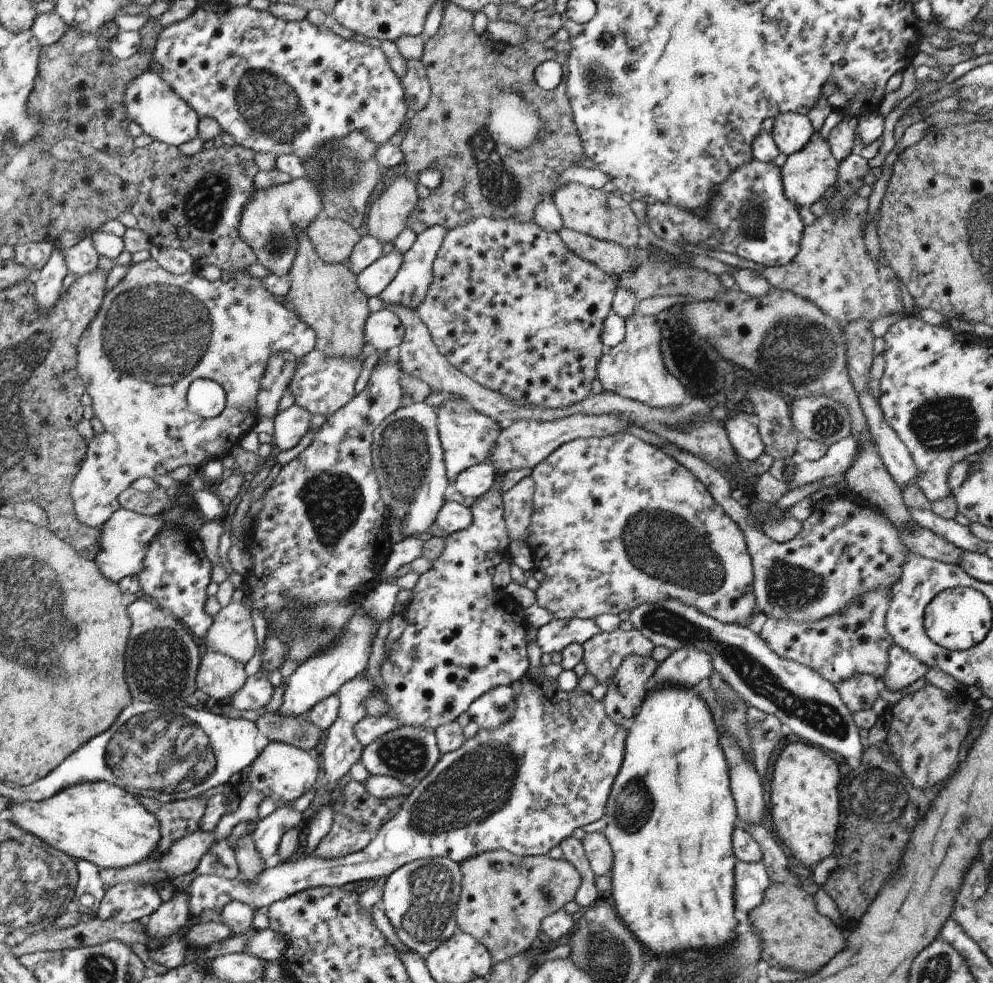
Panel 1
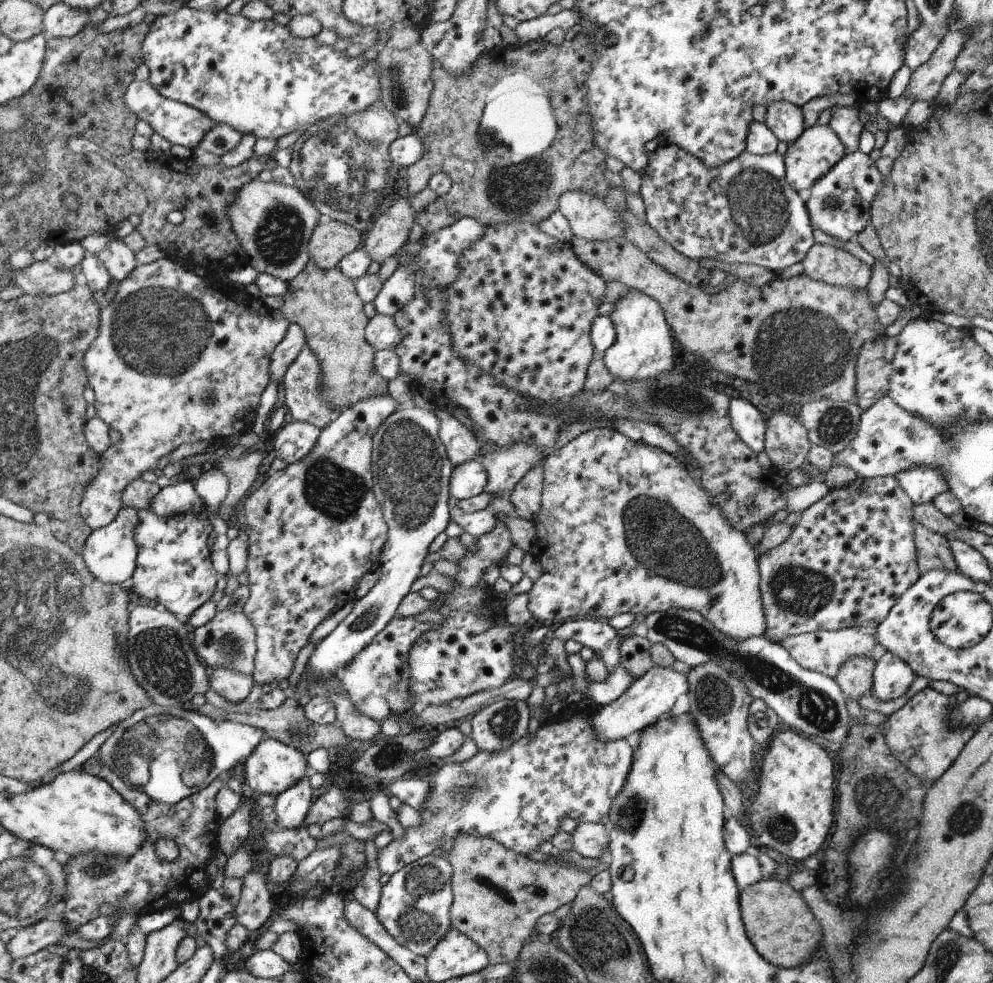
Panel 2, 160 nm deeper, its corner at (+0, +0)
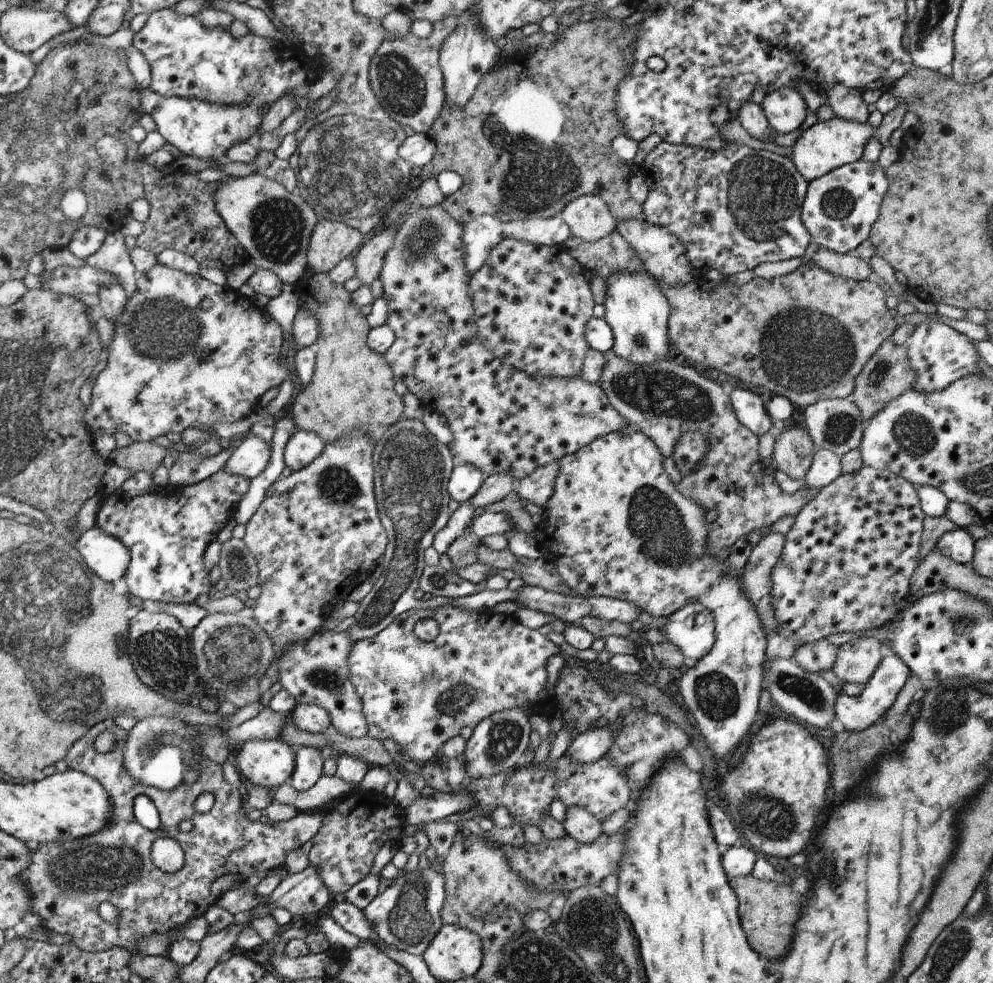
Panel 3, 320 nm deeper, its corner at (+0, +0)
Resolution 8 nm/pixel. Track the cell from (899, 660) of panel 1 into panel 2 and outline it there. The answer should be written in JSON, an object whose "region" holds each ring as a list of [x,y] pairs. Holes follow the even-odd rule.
{"region":[[[886,652],[875,664],[873,690],[870,695],[878,700],[894,700],[908,692],[917,676],[899,656]]]}

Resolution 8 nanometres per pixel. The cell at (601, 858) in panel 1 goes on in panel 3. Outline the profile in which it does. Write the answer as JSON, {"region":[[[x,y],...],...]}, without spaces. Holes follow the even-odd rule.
{"region":[[[580,805],[569,806],[566,809],[566,819],[562,824],[566,834],[581,843],[591,843],[603,832],[601,822]]]}

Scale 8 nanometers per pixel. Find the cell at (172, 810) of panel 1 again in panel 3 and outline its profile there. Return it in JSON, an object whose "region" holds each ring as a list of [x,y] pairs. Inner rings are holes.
{"region":[[[109,718],[88,729],[88,732],[71,746],[65,758],[71,769],[84,771],[84,774],[98,779],[106,788],[110,796],[110,804],[112,804],[111,821],[108,821],[98,833],[75,838],[74,841],[40,843],[32,851],[31,864],[19,874],[20,878],[27,882],[28,890],[31,890],[33,894],[30,911],[40,916],[47,930],[70,936],[69,942],[83,951],[97,953],[120,947],[136,953],[134,948],[144,937],[154,934],[168,935],[173,931],[180,931],[181,927],[192,919],[203,916],[226,891],[237,889],[247,881],[254,881],[254,874],[283,871],[287,854],[300,849],[308,840],[313,840],[322,828],[323,818],[327,813],[326,806],[310,811],[299,811],[295,817],[287,821],[274,821],[268,824],[252,818],[248,819],[244,797],[240,795],[237,788],[224,779],[222,765],[206,757],[199,762],[199,777],[194,782],[182,783],[171,791],[143,785],[127,771],[123,761],[124,747],[129,732],[120,728],[114,721],[114,718]],[[105,730],[112,731],[116,735],[117,743],[112,752],[102,754],[94,748],[93,744],[96,737]],[[202,793],[212,793],[215,796],[212,810],[204,814],[196,812],[193,807],[194,801]],[[139,794],[145,794],[154,802],[159,812],[162,829],[151,831],[149,828],[138,827],[132,807],[134,799]],[[182,820],[190,820],[193,823],[193,829],[183,832],[178,827]],[[160,837],[176,839],[182,847],[185,863],[175,873],[165,873],[162,869],[156,868],[152,862],[151,846]],[[103,902],[109,902],[118,909],[118,922],[106,922],[100,916],[97,910]]]}

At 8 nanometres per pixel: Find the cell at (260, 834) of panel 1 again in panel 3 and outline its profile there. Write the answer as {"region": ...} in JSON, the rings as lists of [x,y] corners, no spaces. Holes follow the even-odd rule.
{"region":[[[301,747],[295,757],[295,772],[291,774],[296,791],[308,790],[324,774],[321,750],[318,747]]]}

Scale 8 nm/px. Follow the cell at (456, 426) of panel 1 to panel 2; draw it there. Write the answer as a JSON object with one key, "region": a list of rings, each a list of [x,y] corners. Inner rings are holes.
{"region":[[[434,409],[434,414],[440,420],[439,437],[456,466],[480,457],[477,438],[466,425],[448,411]]]}

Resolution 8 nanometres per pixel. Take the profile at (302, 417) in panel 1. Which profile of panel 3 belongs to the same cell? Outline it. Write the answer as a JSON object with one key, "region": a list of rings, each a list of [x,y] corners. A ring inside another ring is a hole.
{"region":[[[296,428],[284,449],[285,466],[292,472],[303,469],[322,454],[325,445],[325,442],[312,431],[298,431]]]}

